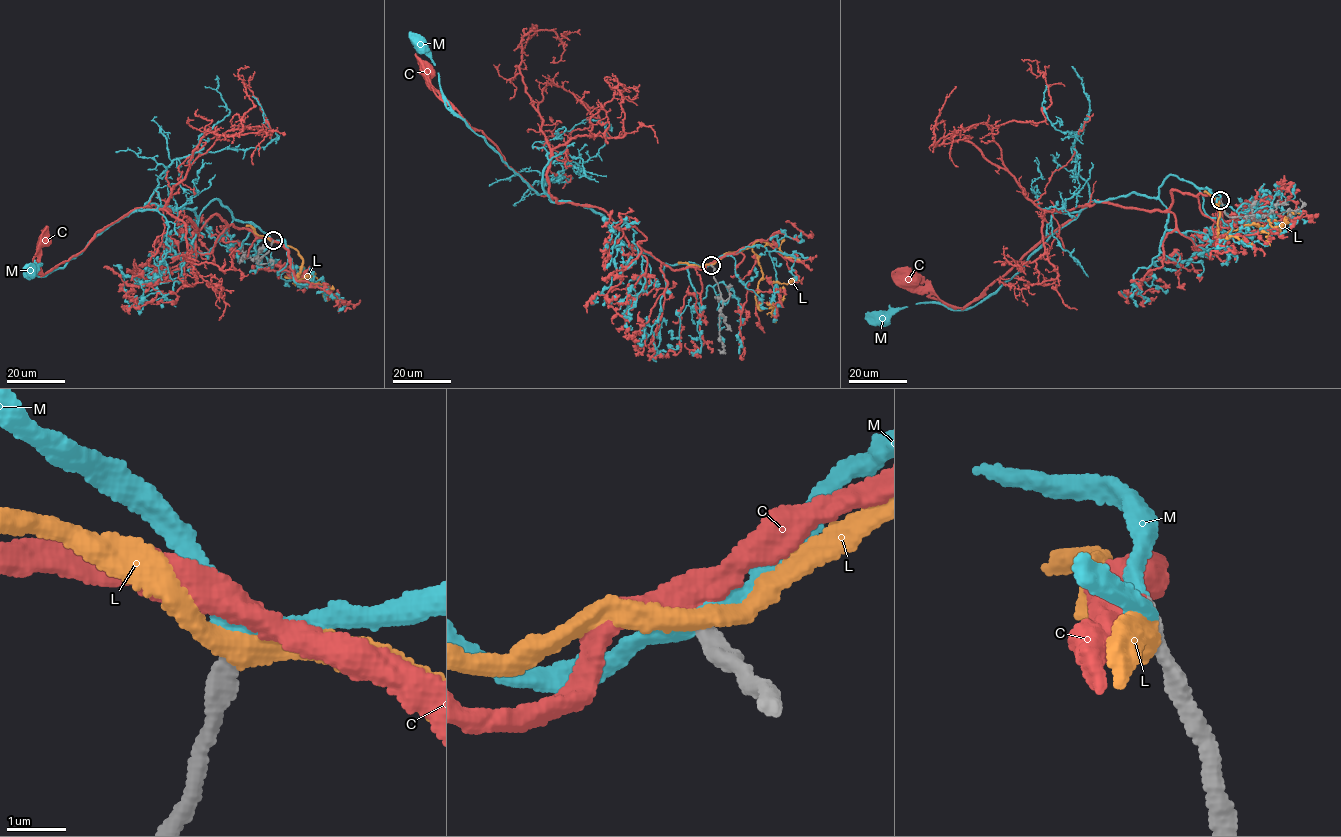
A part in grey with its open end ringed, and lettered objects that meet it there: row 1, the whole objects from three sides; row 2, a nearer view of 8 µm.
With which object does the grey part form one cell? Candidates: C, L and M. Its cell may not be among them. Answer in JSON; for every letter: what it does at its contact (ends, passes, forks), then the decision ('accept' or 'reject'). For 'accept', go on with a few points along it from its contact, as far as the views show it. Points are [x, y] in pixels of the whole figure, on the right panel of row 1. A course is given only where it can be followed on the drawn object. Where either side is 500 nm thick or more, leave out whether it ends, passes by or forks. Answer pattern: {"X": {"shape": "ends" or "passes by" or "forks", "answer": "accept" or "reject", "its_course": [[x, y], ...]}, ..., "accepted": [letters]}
{"C": {"shape": "passes by", "answer": "accept", "its_course": [[1220, 200], [1212, 194], [1172, 191], [1164, 211], [1096, 201], [1047, 234], [962, 307], [911, 279]]}, "L": {"shape": "passes by", "answer": "reject"}, "M": {"shape": "passes by", "answer": "reject"}, "accepted": ["C"]}

